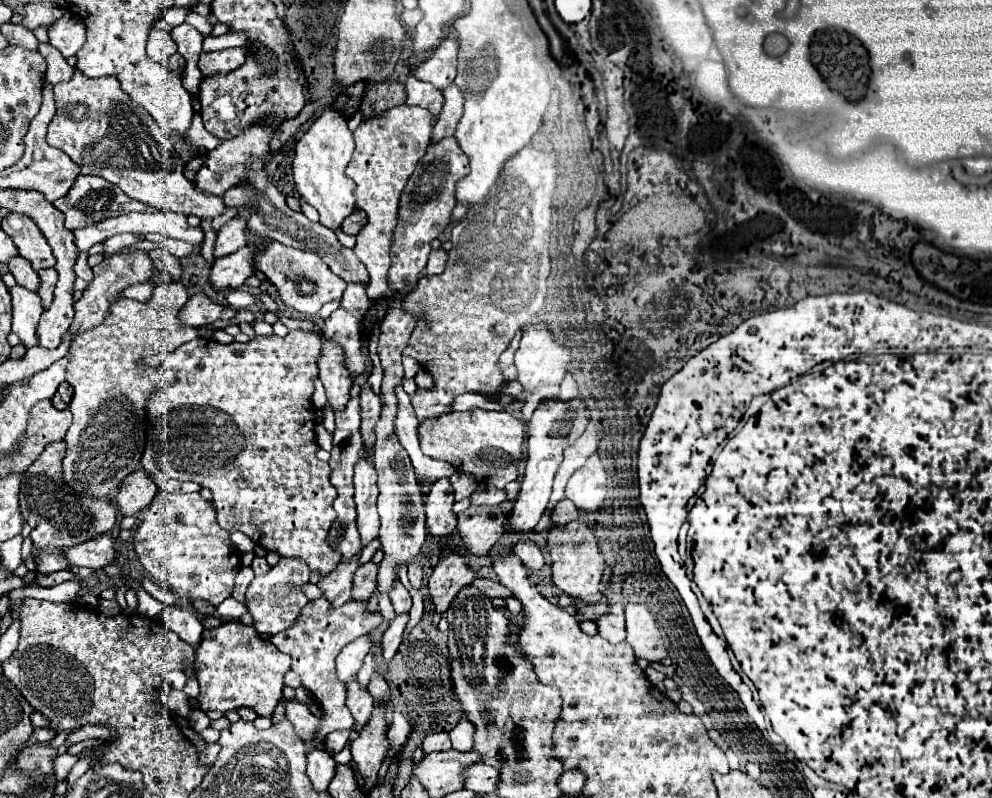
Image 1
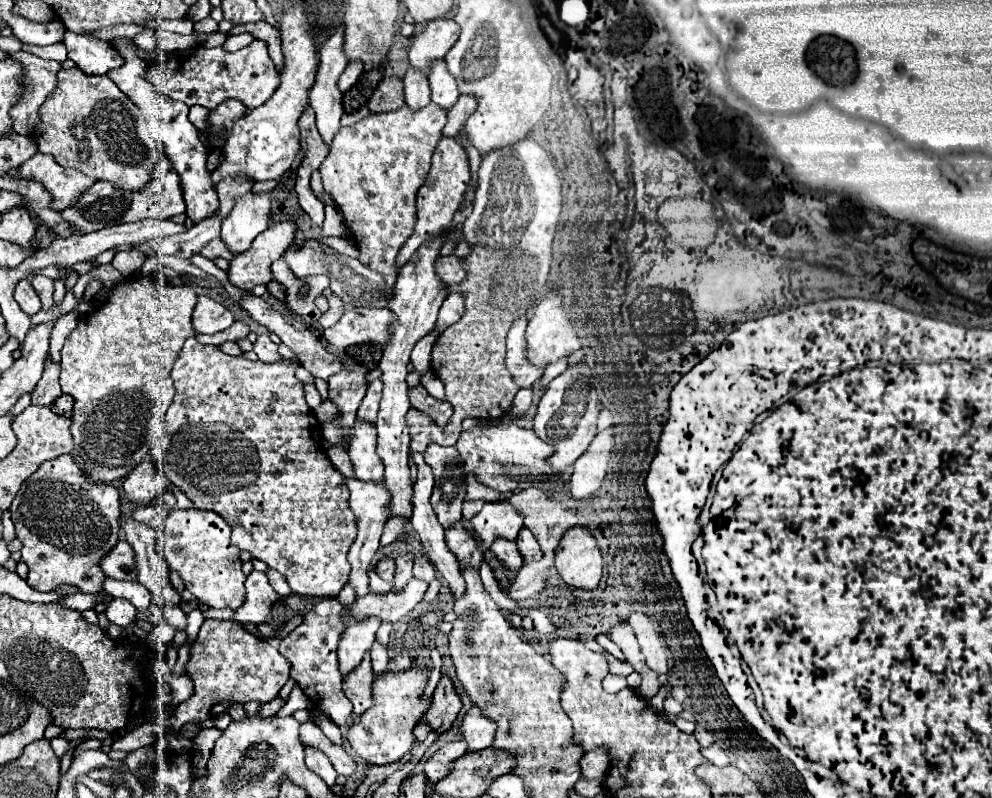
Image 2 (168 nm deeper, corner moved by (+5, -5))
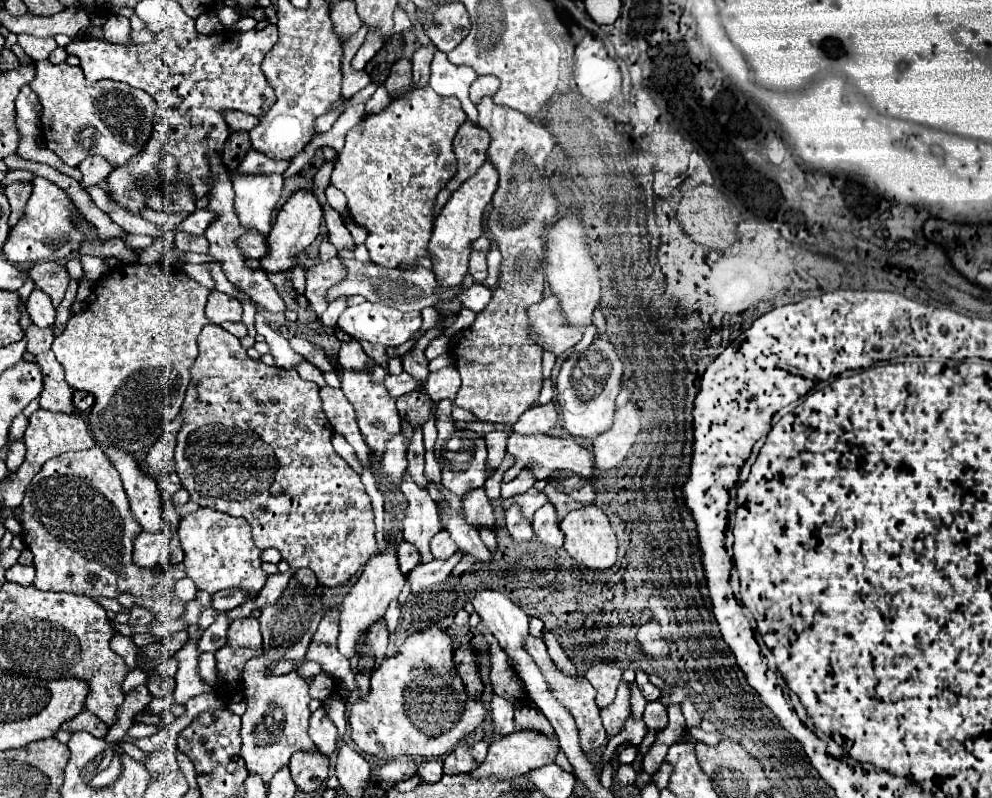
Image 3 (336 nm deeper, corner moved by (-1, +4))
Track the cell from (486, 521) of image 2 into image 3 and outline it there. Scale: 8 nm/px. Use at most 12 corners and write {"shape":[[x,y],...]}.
{"shape":[[531,487],[527,493],[503,499],[505,509],[519,503],[523,515],[533,513],[547,503],[547,495]]}

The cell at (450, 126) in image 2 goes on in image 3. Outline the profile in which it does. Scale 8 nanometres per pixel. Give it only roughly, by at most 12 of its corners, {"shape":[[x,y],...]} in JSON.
{"shape":[[493,75],[477,77],[471,85],[471,101],[495,95],[499,79]]}

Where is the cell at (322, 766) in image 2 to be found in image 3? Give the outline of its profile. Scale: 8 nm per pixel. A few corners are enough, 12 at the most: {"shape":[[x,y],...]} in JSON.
{"shape":[[319,707],[309,721],[313,743],[331,755],[337,747],[337,727]]}

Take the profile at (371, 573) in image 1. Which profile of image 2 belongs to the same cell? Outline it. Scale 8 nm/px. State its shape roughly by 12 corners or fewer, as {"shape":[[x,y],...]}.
{"shape":[[381,558],[375,566],[383,580],[393,582],[395,560]]}

